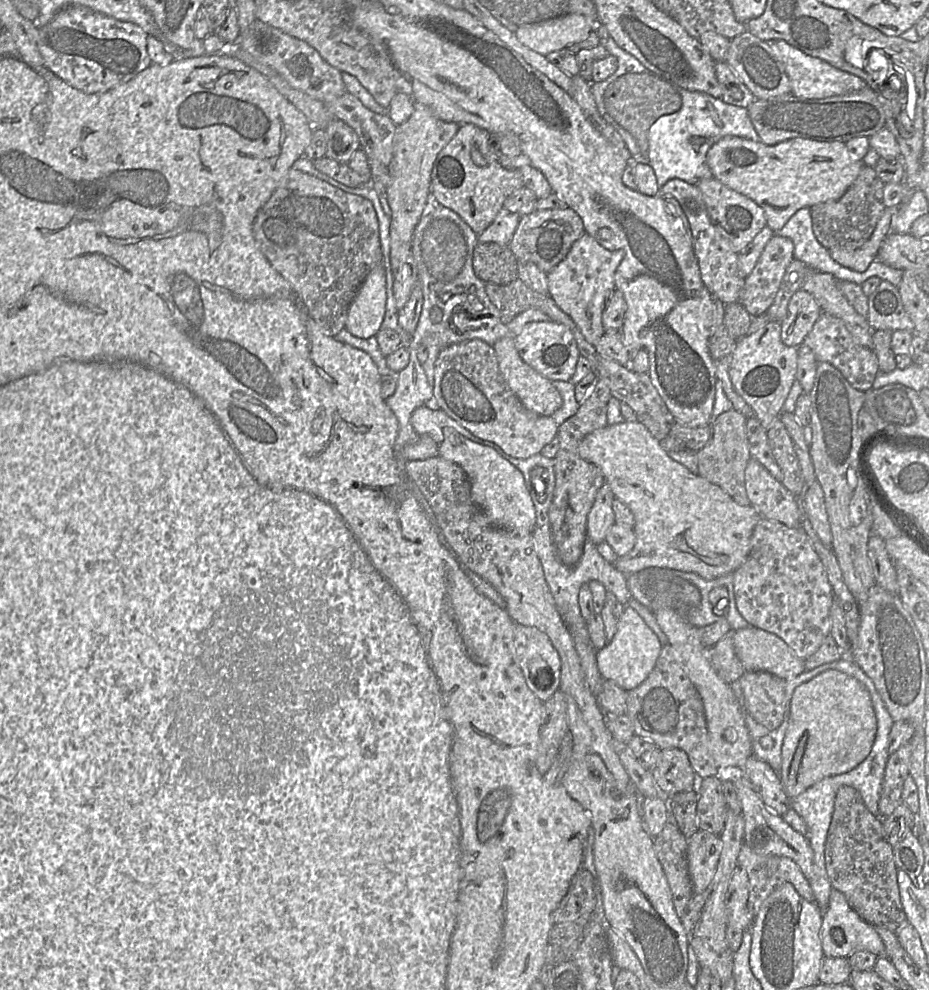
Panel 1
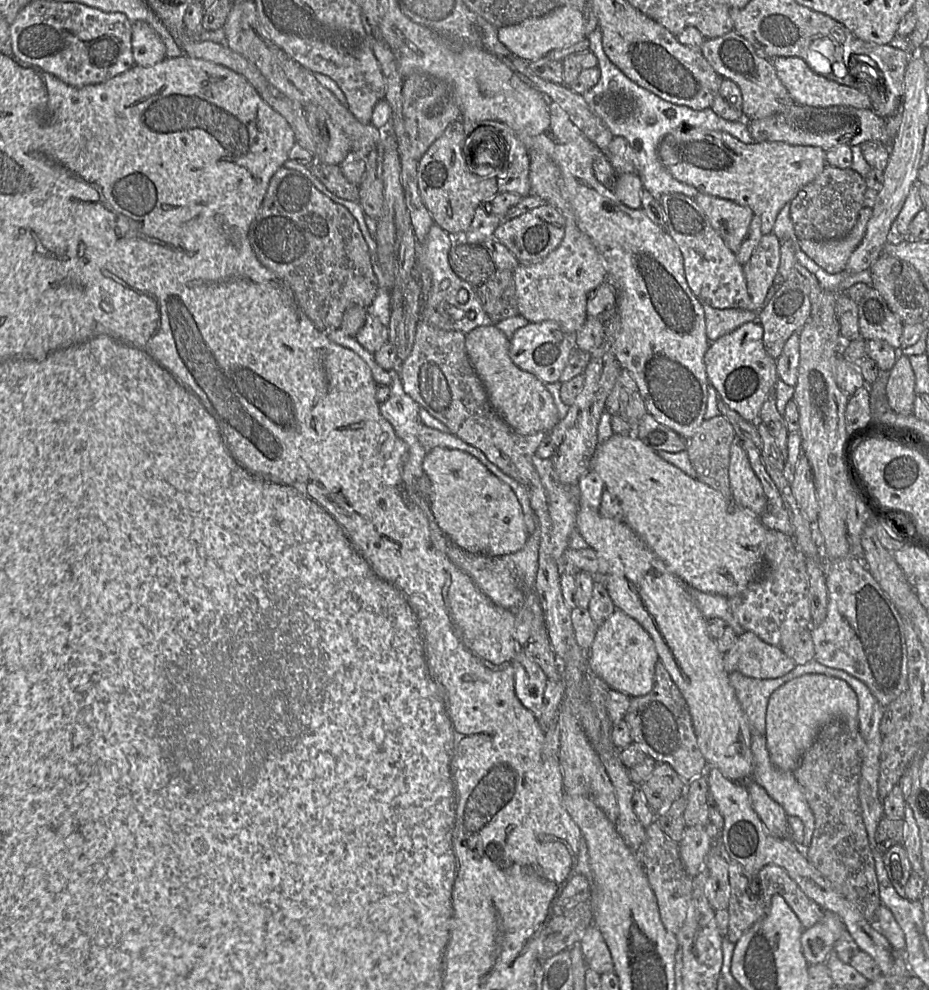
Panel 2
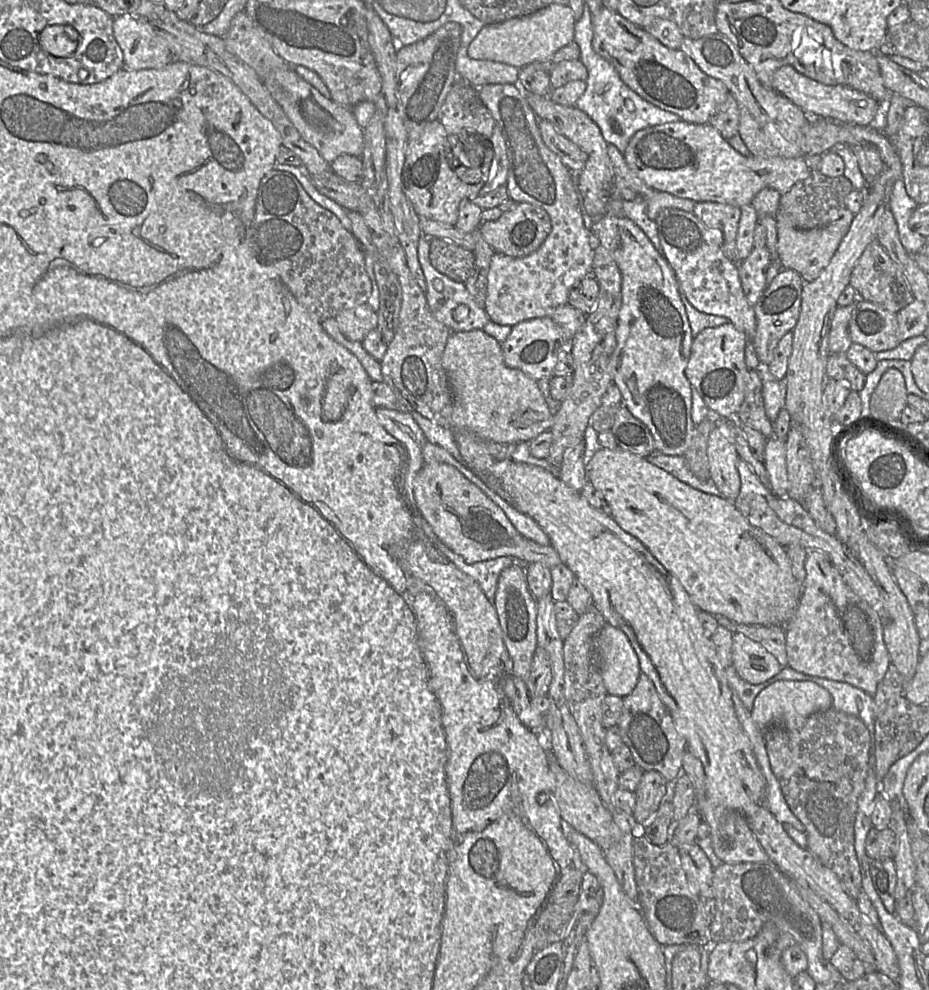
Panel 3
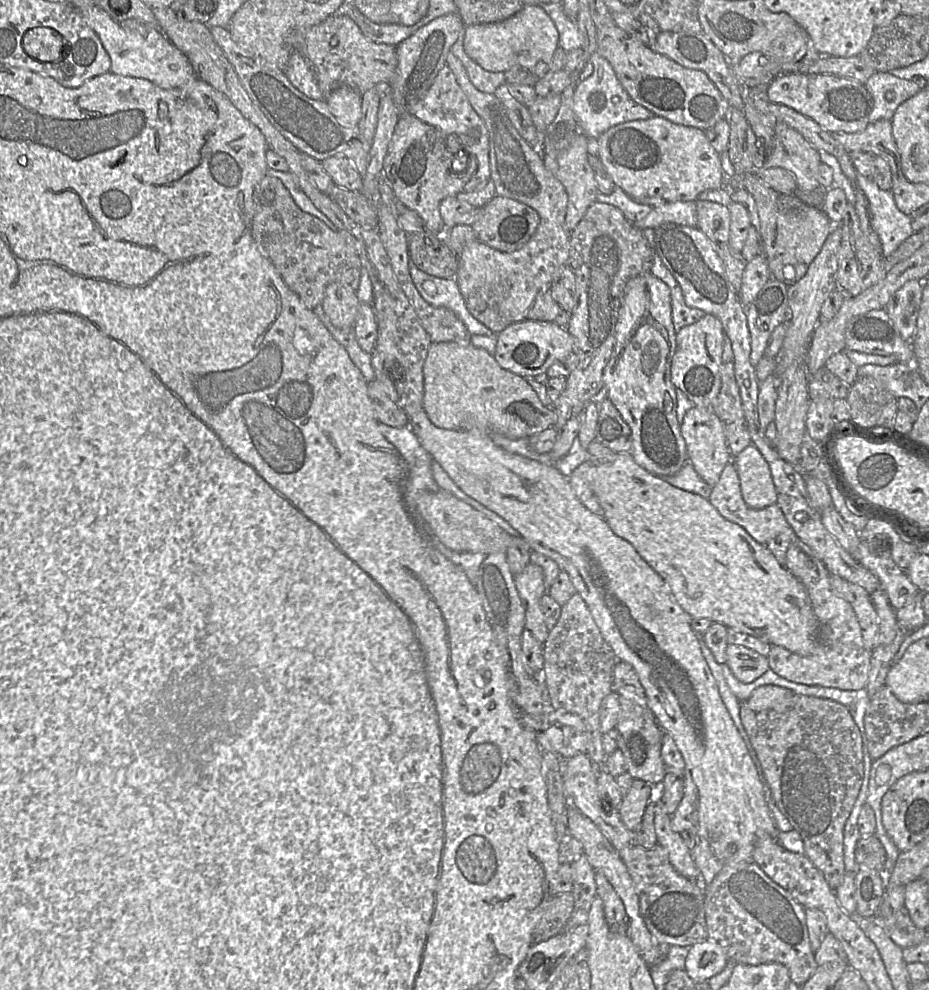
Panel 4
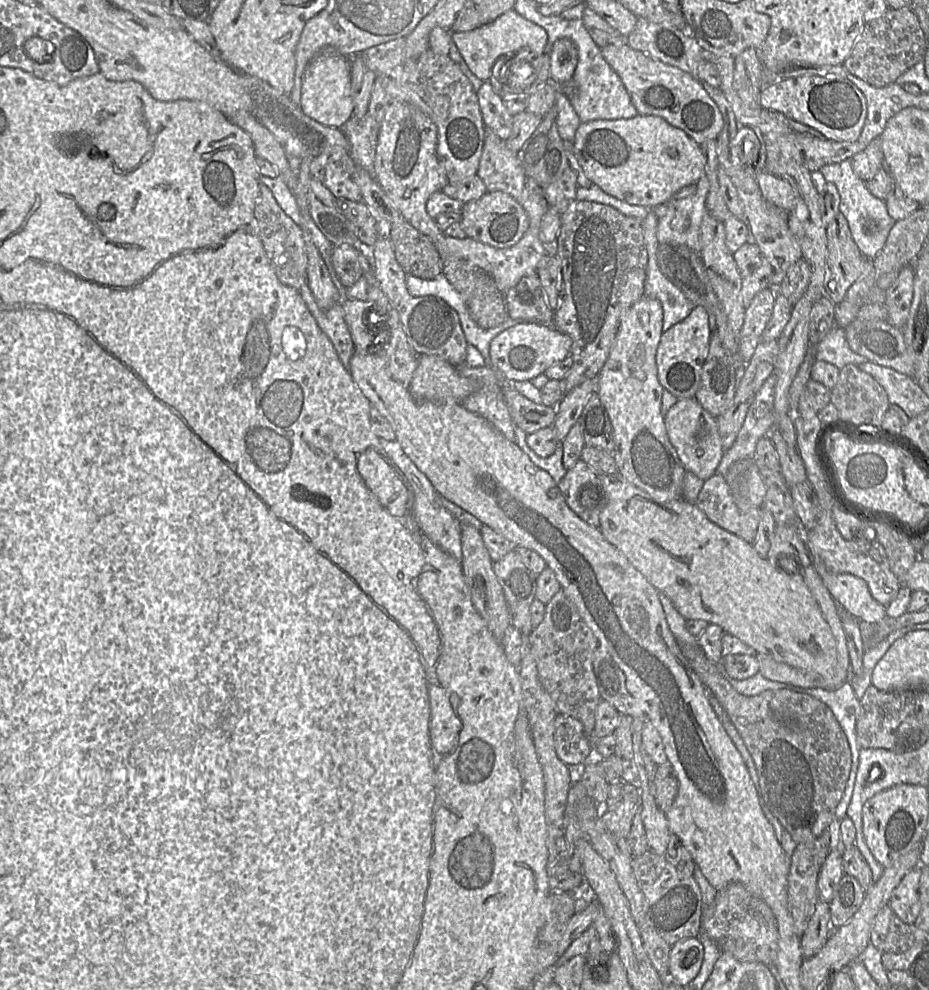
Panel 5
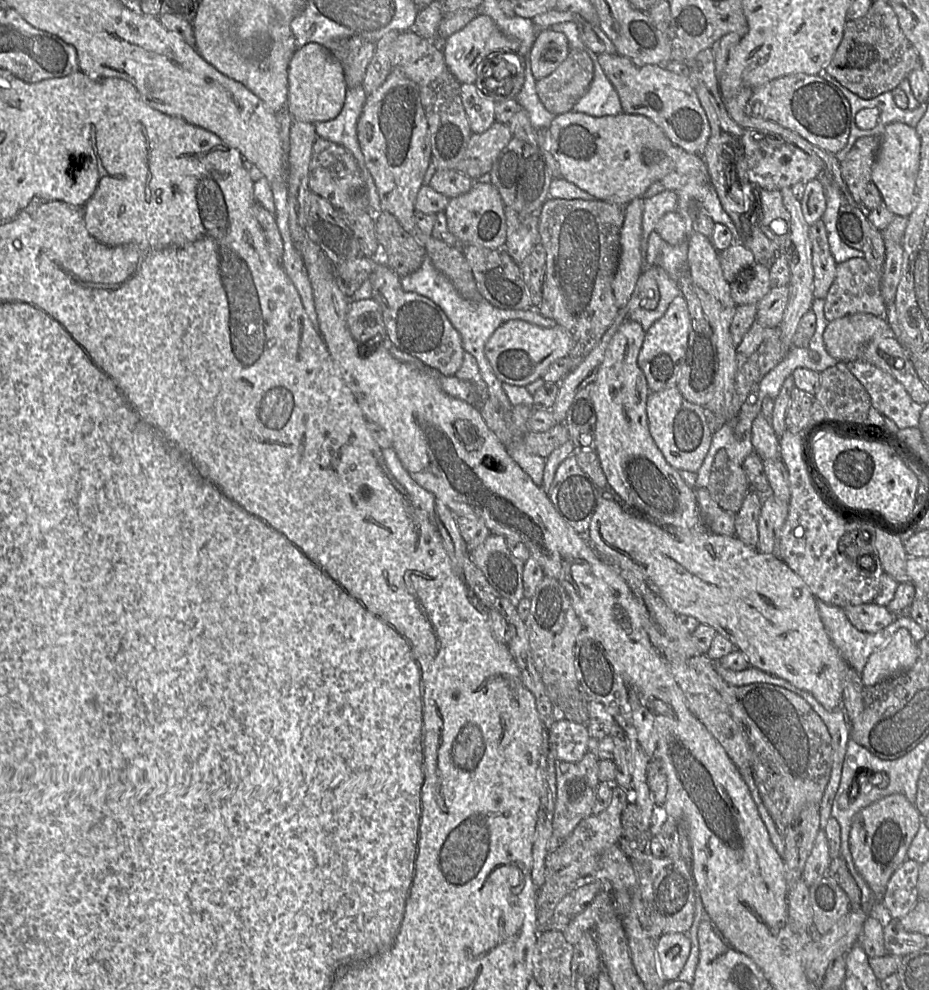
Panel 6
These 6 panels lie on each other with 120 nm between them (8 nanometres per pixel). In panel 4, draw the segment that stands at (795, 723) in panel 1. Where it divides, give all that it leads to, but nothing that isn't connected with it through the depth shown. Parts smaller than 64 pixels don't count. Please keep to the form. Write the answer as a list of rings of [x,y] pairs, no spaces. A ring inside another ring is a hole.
[[[763,685],[753,691],[746,705],[754,711],[775,710],[786,712],[797,701],[797,694],[776,685]]]

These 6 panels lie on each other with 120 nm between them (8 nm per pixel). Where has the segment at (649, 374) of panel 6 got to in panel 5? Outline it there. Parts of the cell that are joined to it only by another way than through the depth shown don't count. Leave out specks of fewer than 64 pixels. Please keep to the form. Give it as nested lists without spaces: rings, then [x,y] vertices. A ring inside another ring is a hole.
[[[695,306],[684,320],[663,331],[656,352],[657,377],[663,388],[678,399],[695,397],[711,336],[709,314],[703,306]]]

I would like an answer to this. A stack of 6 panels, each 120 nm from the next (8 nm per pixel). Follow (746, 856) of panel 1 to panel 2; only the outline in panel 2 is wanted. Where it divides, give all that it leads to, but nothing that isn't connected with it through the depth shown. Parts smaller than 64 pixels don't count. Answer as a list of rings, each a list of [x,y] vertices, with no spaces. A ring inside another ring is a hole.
[[[729,861],[729,885],[728,929],[724,938],[732,943],[736,943],[747,930],[766,915],[775,894],[785,899],[797,915],[804,930],[818,923],[824,914],[822,908],[800,889],[787,872],[774,864],[766,865],[756,875],[752,875],[746,872],[740,864]]]

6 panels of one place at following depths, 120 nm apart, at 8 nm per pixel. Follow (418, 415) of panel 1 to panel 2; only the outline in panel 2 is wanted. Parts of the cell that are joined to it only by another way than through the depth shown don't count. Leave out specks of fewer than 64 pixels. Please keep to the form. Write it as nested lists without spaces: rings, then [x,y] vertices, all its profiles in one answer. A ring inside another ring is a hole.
[[[420,422],[420,427],[418,428],[418,440],[427,453],[436,447],[458,449],[467,452],[476,457],[502,482],[509,485],[509,480],[511,479],[509,476],[505,475],[497,466],[492,464],[480,450],[467,444],[452,433],[441,432]]]

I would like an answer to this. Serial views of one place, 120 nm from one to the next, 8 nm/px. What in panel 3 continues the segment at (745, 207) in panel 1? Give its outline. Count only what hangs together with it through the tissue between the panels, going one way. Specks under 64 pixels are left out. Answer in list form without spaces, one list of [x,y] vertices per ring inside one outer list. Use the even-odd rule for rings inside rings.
[[[700,201],[694,205],[694,214],[714,233],[726,257],[739,263],[736,237],[741,208],[727,203]]]

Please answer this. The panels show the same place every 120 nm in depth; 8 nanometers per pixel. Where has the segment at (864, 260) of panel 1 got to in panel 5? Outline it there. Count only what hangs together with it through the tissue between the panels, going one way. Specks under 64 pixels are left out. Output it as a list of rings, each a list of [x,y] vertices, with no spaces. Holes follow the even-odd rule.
[[[702,84],[709,96],[716,103],[723,117],[723,128],[717,136],[717,159],[719,169],[724,175],[728,175],[735,185],[739,198],[744,208],[744,221],[748,225],[748,242],[756,243],[760,250],[760,255],[765,258],[773,267],[771,277],[771,287],[778,287],[782,282],[787,269],[802,259],[802,251],[799,240],[790,231],[788,226],[788,213],[770,204],[762,195],[759,188],[756,172],[752,165],[744,162],[744,157],[748,157],[749,149],[744,142],[754,140],[754,134],[750,127],[744,127],[737,120],[732,105],[717,88],[709,84]]]

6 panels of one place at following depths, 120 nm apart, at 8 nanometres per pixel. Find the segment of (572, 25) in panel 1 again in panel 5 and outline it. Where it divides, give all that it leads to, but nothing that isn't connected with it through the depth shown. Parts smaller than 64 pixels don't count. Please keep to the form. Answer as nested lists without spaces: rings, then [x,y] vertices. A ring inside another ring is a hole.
[[[514,9],[507,11],[492,22],[464,32],[452,32],[451,39],[453,44],[459,50],[463,60],[470,71],[482,81],[487,81],[492,74],[492,68],[495,62],[505,53],[508,54],[503,61],[516,55],[534,57],[538,56],[540,72],[533,84],[528,82],[518,82],[515,86],[517,89],[529,88],[527,96],[541,88],[547,83],[547,74],[550,68],[549,54],[545,53],[548,42],[548,35],[544,28],[525,19]]]

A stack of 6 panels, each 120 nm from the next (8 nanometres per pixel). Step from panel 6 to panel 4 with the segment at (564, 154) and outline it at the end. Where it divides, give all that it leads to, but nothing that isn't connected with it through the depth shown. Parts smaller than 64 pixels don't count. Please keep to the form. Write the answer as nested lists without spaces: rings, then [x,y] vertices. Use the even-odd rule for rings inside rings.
[[[655,115],[646,120],[635,120],[613,126],[597,137],[596,141],[597,156],[606,174],[616,187],[634,200],[660,197],[666,202],[696,201],[703,191],[726,186],[721,157],[708,141],[704,130],[675,124]]]

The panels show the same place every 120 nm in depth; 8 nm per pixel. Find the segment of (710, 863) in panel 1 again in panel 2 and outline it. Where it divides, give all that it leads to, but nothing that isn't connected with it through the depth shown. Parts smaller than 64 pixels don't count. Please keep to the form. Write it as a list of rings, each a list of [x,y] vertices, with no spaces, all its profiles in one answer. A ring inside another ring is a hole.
[[[686,827],[679,842],[680,858],[687,873],[697,876],[704,868],[705,860],[712,849],[713,838],[706,827]]]

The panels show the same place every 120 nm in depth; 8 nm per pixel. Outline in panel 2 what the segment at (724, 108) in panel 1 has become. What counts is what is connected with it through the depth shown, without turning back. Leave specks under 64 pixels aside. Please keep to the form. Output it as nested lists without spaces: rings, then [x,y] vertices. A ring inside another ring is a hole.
[[[597,27],[588,34],[589,50],[597,57],[600,78],[597,84],[583,94],[592,112],[597,115],[609,128],[614,137],[623,137],[631,147],[631,158],[643,184],[655,199],[660,200],[664,194],[681,193],[696,198],[698,190],[674,178],[662,165],[658,157],[658,147],[668,134],[682,126],[700,128],[713,131],[727,132],[745,144],[754,143],[748,130],[747,121],[728,121],[719,117],[712,109],[693,110],[687,106],[672,104],[653,94],[647,89],[630,80],[617,66],[615,66],[603,50],[602,32]]]

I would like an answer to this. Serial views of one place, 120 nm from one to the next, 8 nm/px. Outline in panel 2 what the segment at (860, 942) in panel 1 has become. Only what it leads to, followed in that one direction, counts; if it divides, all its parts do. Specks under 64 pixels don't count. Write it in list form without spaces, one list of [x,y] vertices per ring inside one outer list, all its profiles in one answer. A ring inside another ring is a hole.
[[[824,911],[822,919],[804,930],[800,938],[802,953],[809,965],[825,963],[835,942],[848,934],[843,921],[834,913]]]

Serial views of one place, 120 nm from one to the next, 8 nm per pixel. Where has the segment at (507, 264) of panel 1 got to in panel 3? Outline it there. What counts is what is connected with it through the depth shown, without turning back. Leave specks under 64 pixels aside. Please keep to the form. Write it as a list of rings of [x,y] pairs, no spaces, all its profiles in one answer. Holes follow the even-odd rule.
[[[432,238],[429,259],[437,271],[461,283],[465,283],[475,269],[474,252],[449,240]]]

